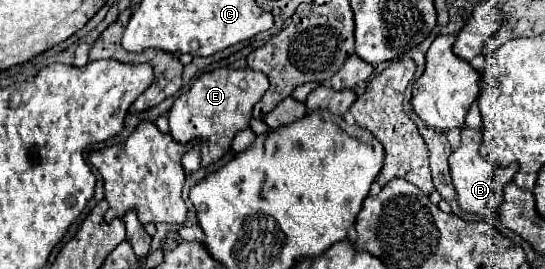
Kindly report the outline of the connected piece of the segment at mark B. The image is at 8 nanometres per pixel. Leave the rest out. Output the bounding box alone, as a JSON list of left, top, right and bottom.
[448,127,518,215]

